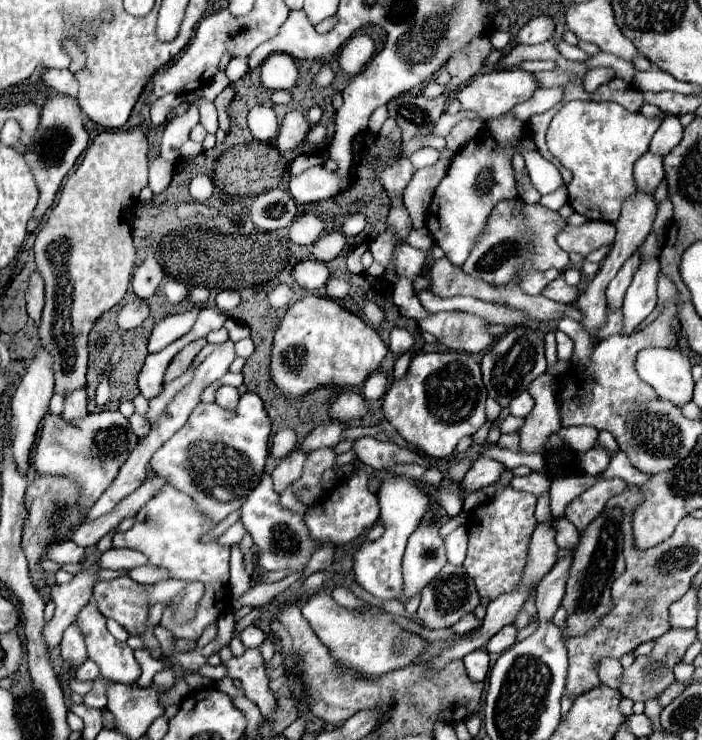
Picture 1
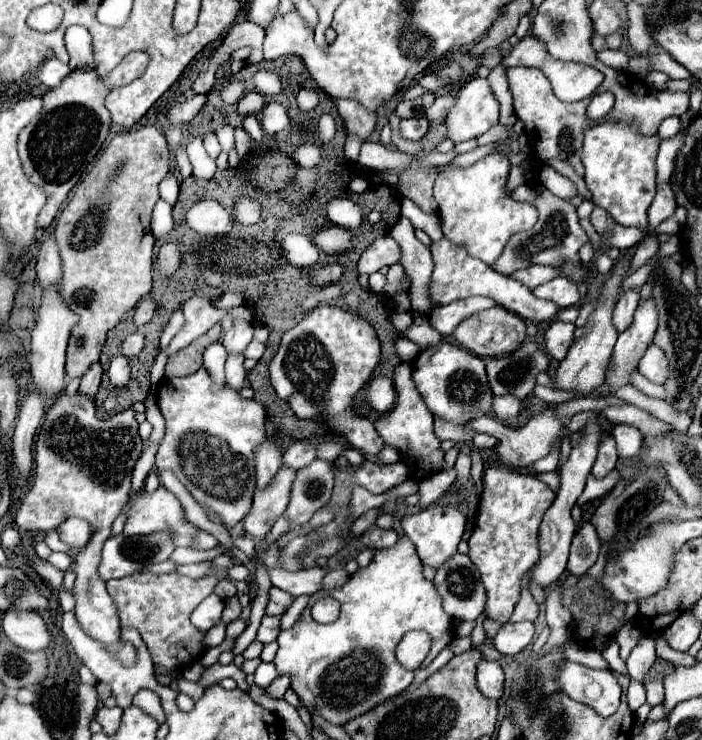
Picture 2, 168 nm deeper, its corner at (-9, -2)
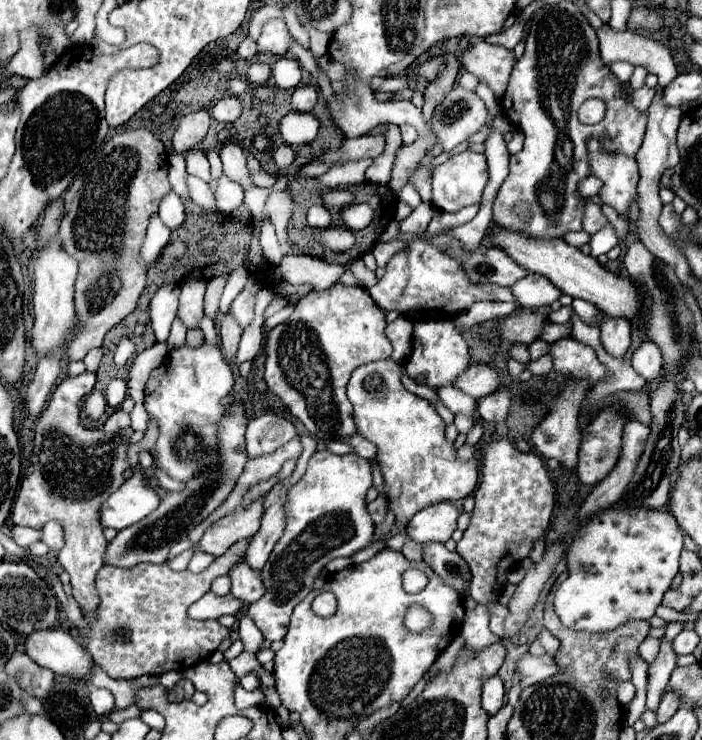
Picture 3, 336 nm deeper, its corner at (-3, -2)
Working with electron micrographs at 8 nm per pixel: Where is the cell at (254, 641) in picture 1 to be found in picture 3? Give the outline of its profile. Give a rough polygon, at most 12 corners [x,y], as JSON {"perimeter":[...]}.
{"perimeter":[[357,454],[311,456],[247,614],[269,642],[319,570],[371,544]]}

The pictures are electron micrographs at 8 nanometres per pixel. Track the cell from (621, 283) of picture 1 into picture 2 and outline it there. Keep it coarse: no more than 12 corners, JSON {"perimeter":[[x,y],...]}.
{"perimeter":[[627,290],[613,310],[613,326],[623,332],[631,326],[639,290]]}

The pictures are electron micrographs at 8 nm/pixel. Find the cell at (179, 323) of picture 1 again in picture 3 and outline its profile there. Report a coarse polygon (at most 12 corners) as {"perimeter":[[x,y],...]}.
{"perimeter":[[161,286],[149,314],[157,342],[177,316],[179,286]]}

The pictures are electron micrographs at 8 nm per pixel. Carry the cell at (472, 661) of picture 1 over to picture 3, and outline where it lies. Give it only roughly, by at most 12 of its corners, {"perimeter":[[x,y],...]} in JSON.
{"perimeter":[[499,674],[483,682],[483,708],[495,716],[505,704]]}

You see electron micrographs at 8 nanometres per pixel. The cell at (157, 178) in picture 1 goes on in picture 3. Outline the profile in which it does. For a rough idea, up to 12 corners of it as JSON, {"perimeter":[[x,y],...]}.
{"perimeter":[[175,192],[163,196],[159,216],[171,230],[183,224],[185,208]]}

